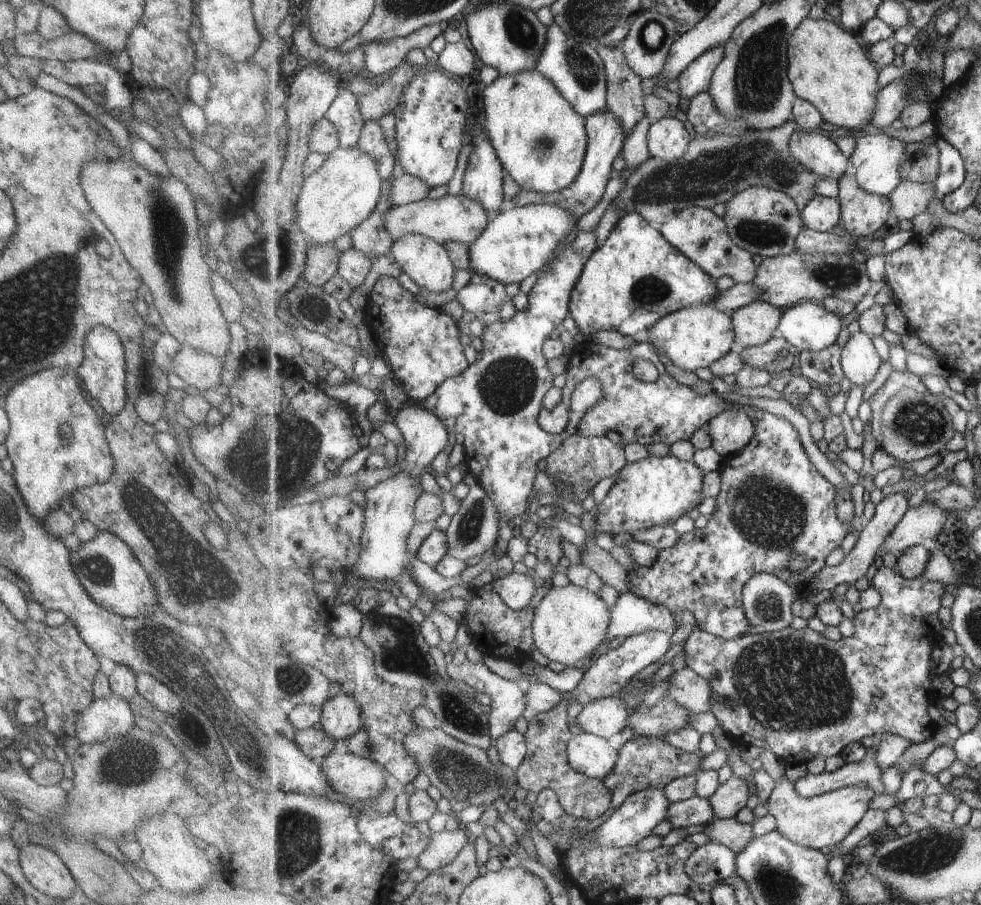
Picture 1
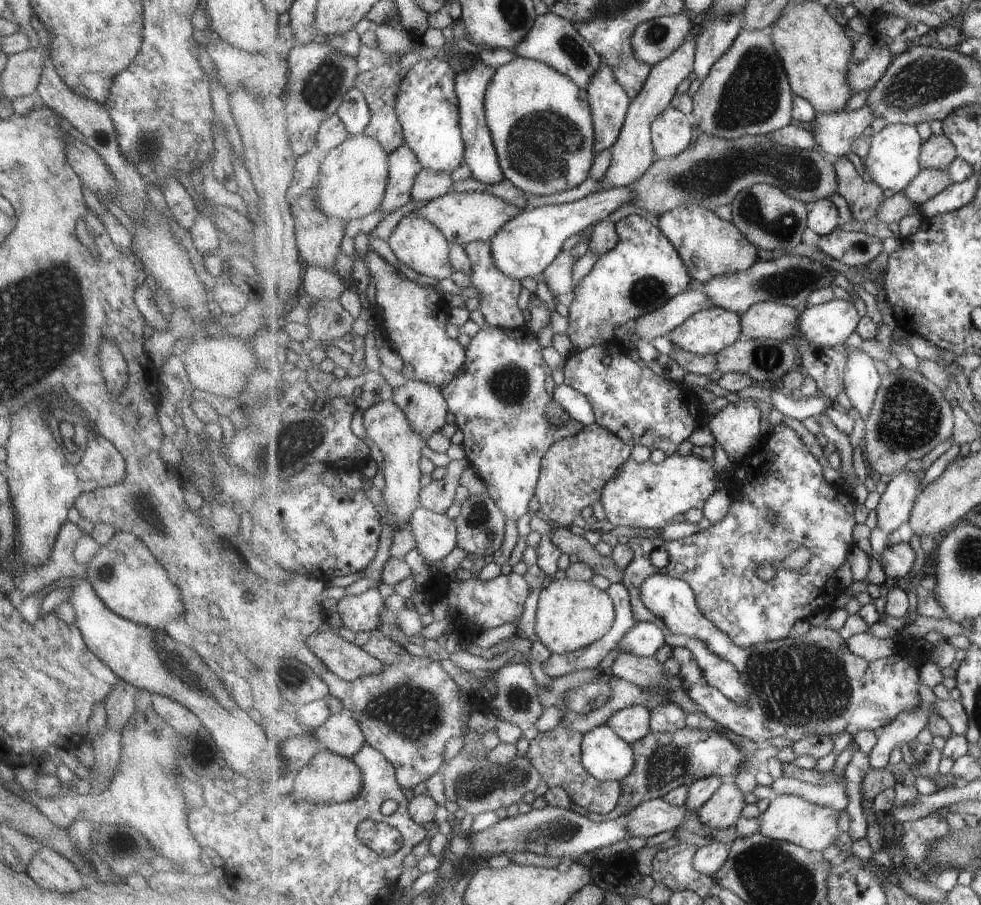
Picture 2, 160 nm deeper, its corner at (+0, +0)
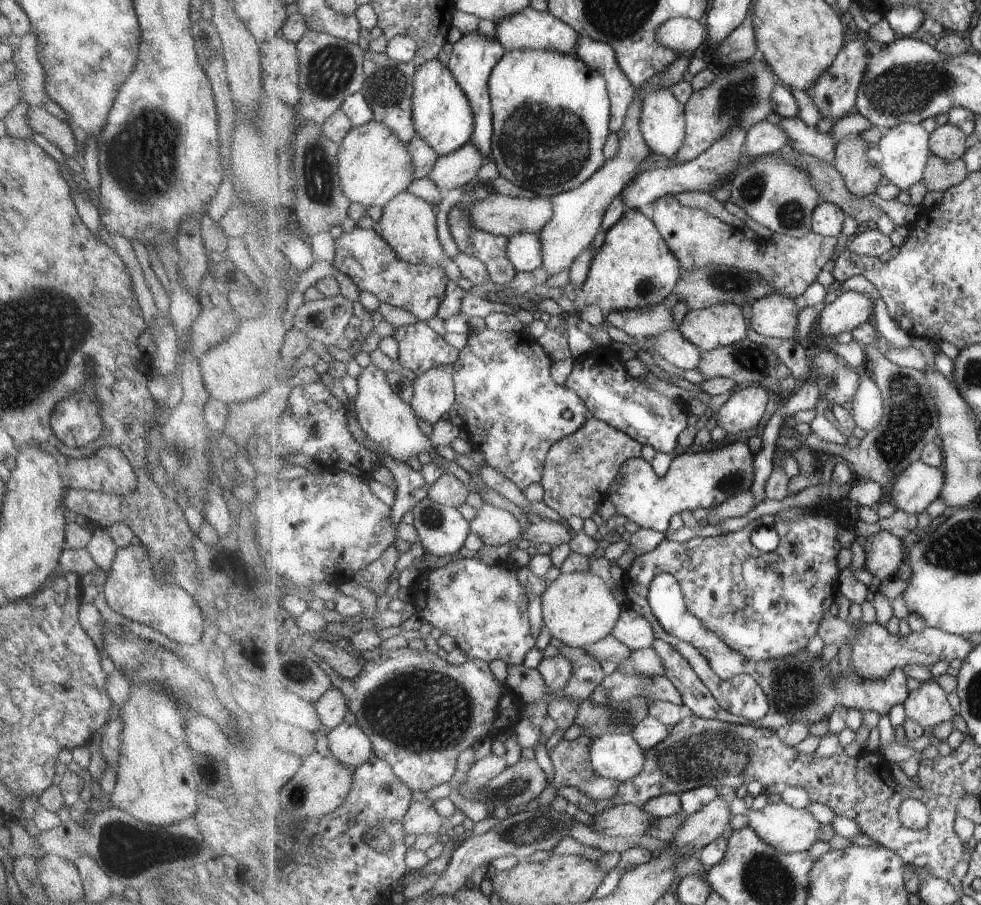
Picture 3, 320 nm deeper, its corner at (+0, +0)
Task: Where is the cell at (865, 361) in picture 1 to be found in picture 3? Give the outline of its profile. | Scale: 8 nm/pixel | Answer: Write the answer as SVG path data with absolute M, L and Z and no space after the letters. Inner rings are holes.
M869 375L861 378L862 383L853 400L851 413L857 427L868 433L884 416L884 400L881 388Z

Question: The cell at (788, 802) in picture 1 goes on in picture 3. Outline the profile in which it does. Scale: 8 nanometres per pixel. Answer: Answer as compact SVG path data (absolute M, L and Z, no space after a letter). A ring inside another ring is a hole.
M787 803L768 804L765 808L748 814L749 825L755 832L772 847L792 855L799 851L807 851L819 840L820 824L813 814L805 809L796 809Z

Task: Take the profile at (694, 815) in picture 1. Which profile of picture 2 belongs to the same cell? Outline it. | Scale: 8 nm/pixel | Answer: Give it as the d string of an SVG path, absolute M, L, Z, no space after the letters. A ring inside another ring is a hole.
M661 798L633 808L625 818L631 837L641 836L648 839L667 830L679 828L693 813L686 805L674 806Z

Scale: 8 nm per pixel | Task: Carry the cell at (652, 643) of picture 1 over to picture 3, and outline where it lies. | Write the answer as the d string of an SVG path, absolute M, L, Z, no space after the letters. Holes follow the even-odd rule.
M628 605L622 609L612 635L631 650L649 648L656 639L651 623L638 612L630 609Z

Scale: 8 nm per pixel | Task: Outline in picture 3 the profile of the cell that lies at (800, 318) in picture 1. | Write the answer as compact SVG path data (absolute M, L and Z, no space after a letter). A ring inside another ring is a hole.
M846 291L832 303L825 305L819 317L817 333L835 337L841 332L852 332L862 324L868 323L871 320L871 316L874 316L875 309L876 302L871 296L856 291Z

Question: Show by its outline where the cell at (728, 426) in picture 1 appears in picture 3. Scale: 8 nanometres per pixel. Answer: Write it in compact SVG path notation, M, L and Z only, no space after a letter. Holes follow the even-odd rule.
M763 384L749 385L725 397L719 408L717 422L729 434L753 430L767 412L768 388Z

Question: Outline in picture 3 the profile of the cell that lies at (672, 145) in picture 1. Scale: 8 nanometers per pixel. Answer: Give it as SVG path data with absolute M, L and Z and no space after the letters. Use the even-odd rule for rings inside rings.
M671 89L655 91L644 102L641 132L652 152L662 159L674 159L684 147L688 135L685 109Z

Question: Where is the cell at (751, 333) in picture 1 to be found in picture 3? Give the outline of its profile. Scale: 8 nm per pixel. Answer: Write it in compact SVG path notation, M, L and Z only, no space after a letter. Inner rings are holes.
M781 293L756 300L749 324L755 332L767 338L796 338L800 308L793 299Z

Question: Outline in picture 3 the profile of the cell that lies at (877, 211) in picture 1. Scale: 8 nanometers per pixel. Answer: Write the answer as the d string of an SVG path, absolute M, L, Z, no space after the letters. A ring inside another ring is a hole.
M859 133L850 134L847 138L840 140L836 146L836 158L833 160L833 164L843 175L846 187L858 197L867 197L875 194L877 188L879 188L879 184L881 184L881 180L883 180L884 172L881 171L881 166L872 166L867 162L867 160L869 160L869 158L867 158L869 150L871 150L869 142L867 142L865 138L862 138Z

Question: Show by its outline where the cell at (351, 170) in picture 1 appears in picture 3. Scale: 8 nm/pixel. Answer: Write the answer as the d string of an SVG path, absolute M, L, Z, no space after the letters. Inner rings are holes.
M373 119L364 125L353 127L339 146L337 164L341 188L353 203L365 209L384 207L398 194L407 190L413 182L413 160L408 144L401 142L389 125Z

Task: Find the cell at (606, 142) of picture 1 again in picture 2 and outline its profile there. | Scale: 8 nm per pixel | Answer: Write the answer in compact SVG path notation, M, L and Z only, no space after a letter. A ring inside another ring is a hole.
M607 62L601 64L601 72L593 76L587 91L596 129L595 150L599 155L602 150L611 151L620 139L632 100Z

